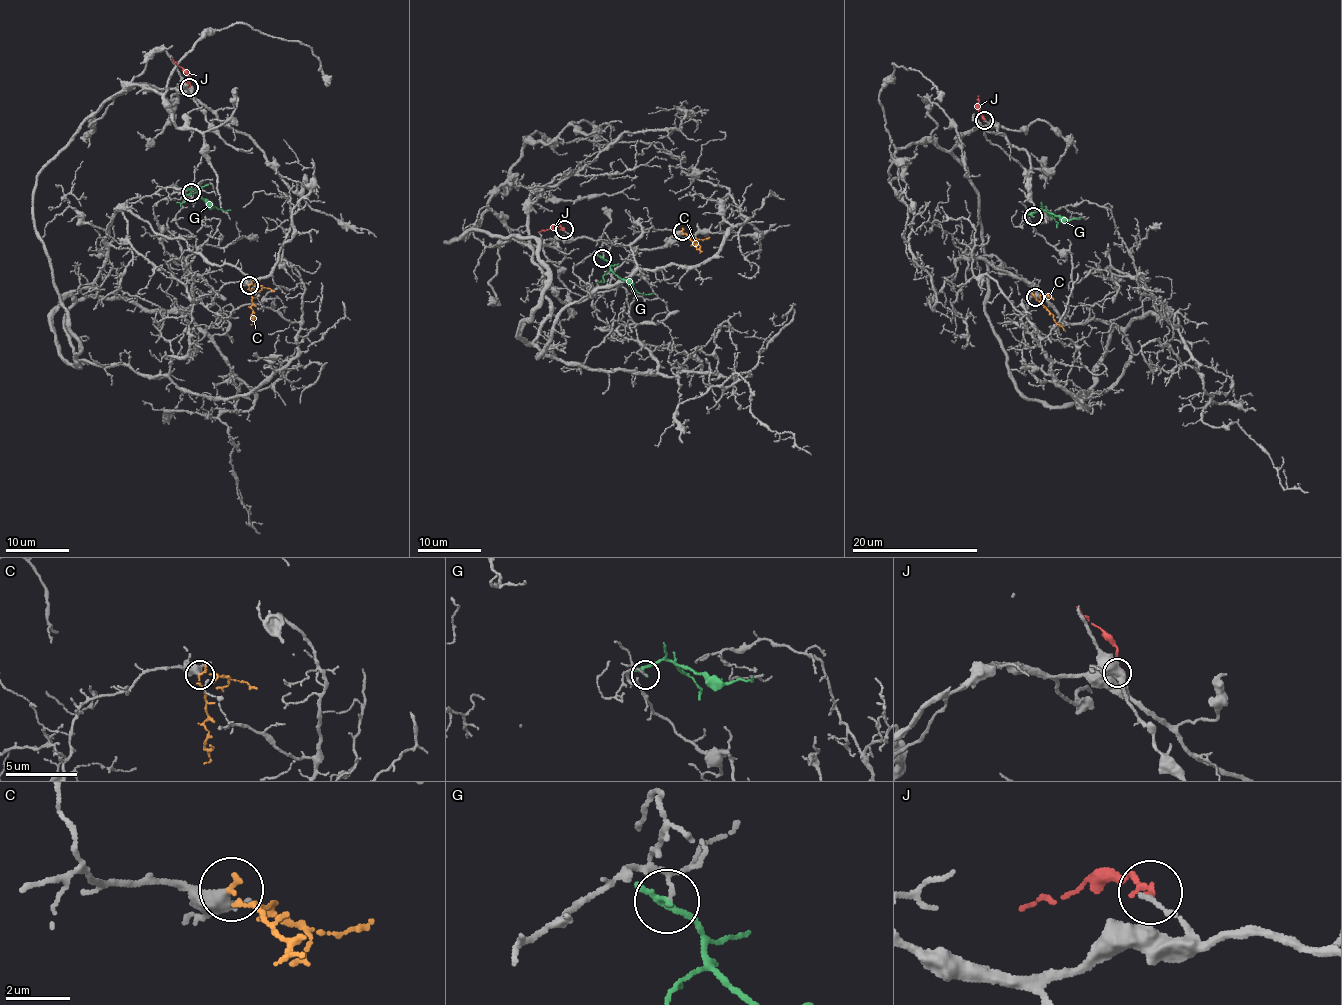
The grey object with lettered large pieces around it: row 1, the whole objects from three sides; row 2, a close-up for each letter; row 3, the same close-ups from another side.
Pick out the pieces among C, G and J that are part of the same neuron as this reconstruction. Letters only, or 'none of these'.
none of these

